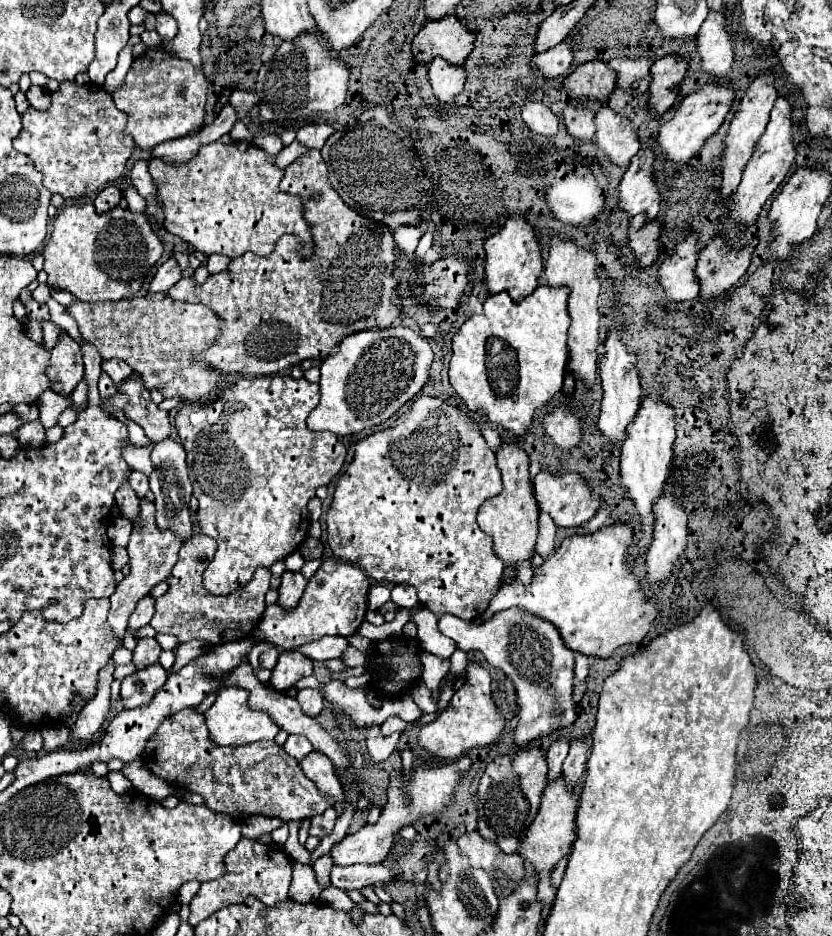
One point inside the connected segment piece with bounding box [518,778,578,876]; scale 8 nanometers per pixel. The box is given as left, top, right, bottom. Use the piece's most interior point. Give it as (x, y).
(549, 838)

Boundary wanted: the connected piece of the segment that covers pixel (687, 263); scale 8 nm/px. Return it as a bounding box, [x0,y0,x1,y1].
[656,236,698,302]

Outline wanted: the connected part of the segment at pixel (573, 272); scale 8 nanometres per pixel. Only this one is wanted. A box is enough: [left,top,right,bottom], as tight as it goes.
[544,238,600,390]

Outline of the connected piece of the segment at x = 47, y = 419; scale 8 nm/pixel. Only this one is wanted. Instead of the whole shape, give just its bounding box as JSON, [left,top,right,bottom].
[38,392,72,428]

